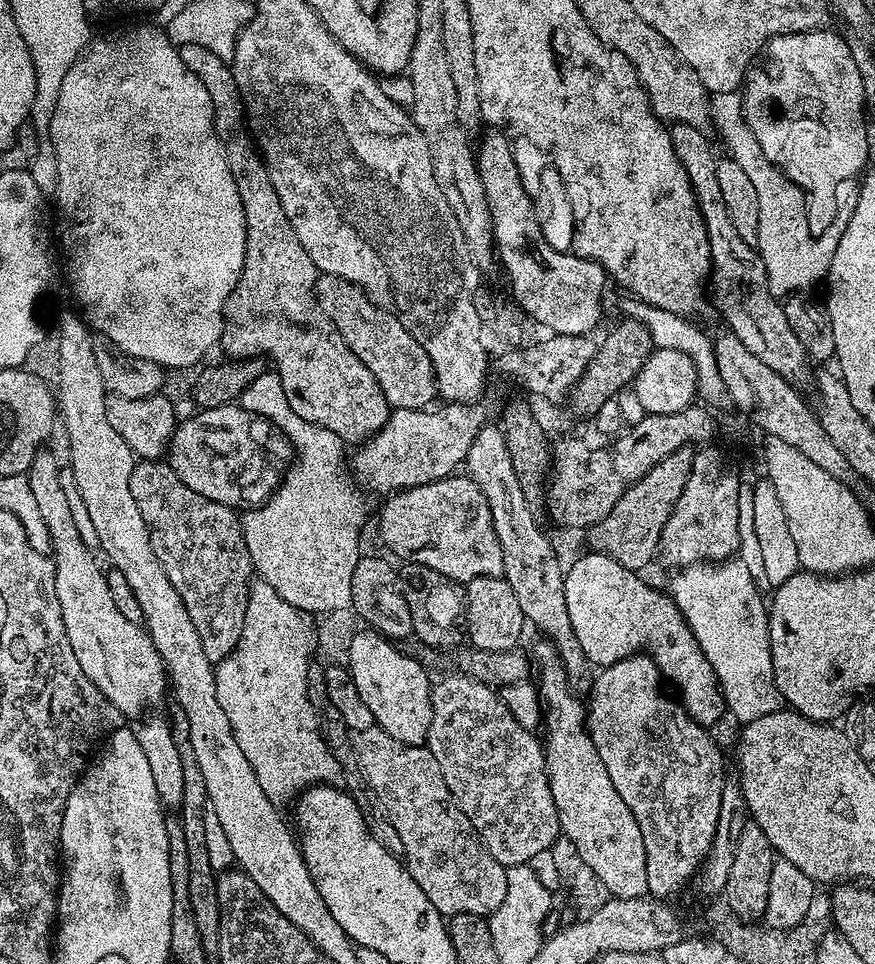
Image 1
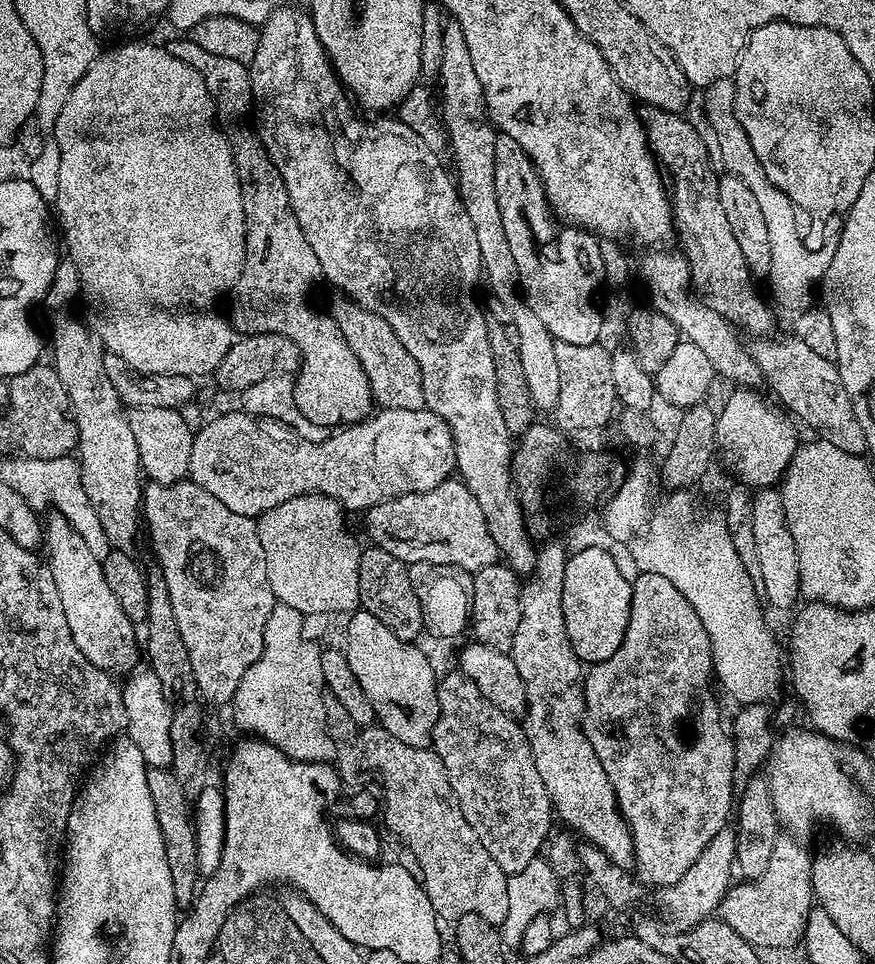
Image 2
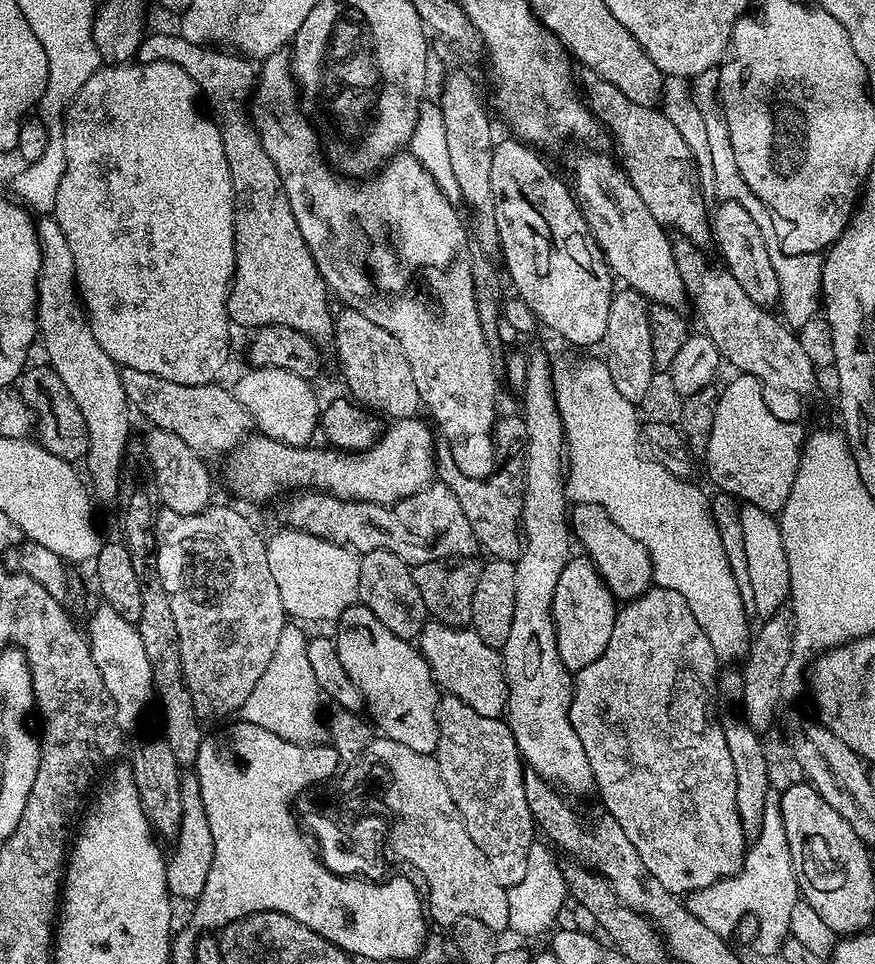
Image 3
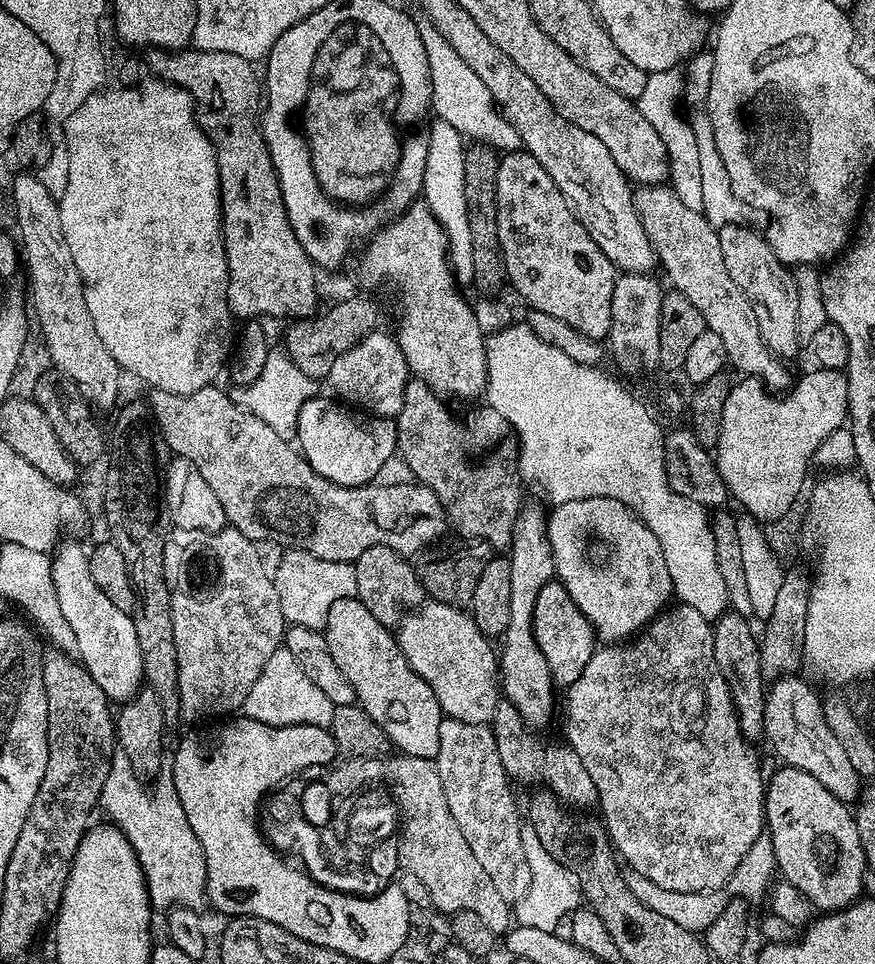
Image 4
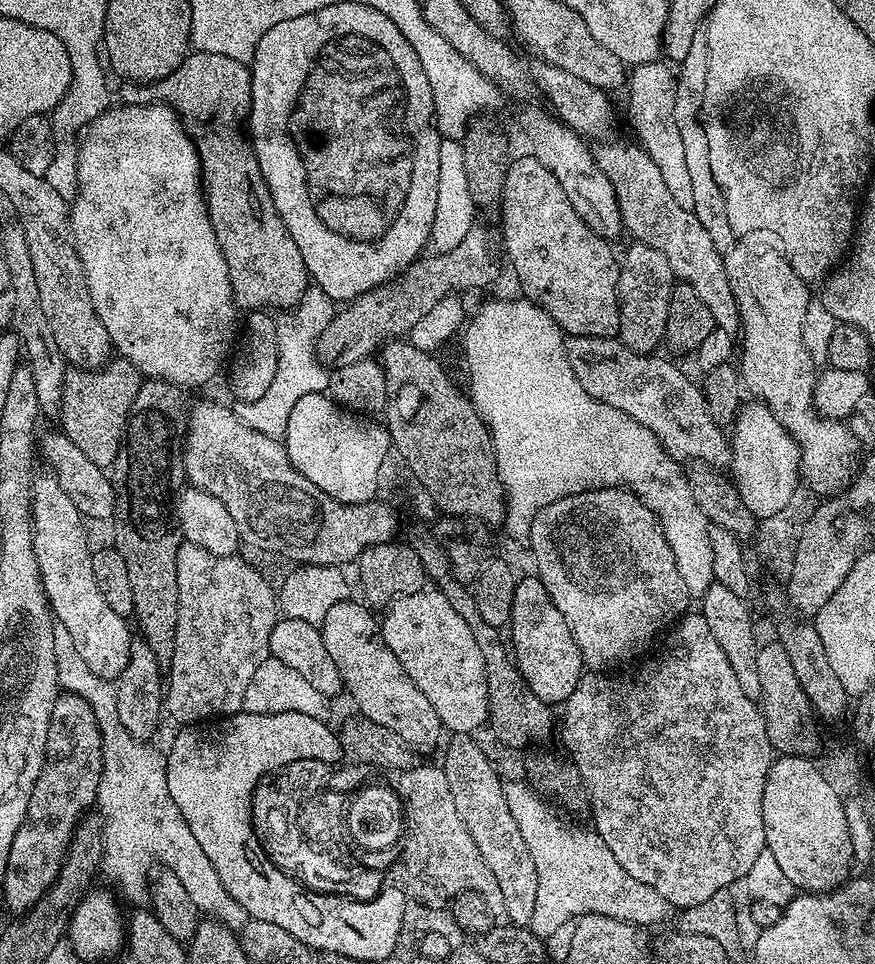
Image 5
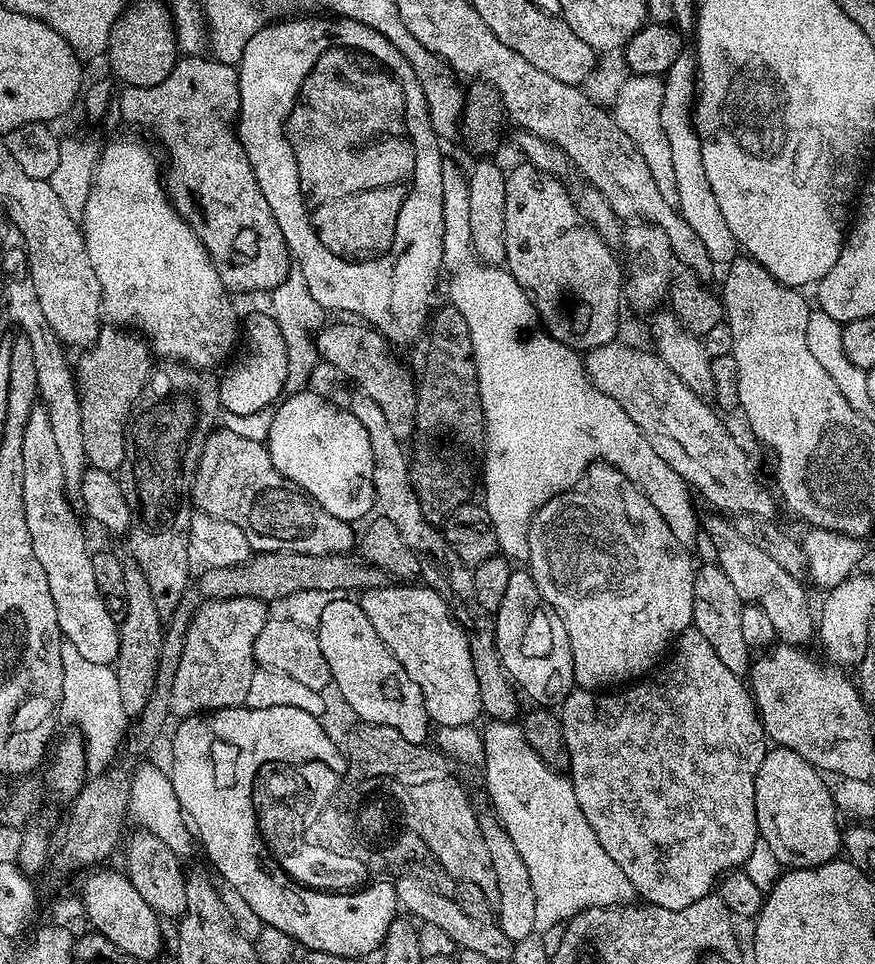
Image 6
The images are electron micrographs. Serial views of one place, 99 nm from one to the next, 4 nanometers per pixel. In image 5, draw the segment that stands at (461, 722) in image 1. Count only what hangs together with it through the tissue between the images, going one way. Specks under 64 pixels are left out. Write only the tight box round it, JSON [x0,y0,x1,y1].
[442,734,538,926]

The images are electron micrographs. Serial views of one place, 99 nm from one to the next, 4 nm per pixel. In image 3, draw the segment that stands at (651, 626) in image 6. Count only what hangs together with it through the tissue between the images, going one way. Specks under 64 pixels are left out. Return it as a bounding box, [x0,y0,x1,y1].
[570,504,653,601]

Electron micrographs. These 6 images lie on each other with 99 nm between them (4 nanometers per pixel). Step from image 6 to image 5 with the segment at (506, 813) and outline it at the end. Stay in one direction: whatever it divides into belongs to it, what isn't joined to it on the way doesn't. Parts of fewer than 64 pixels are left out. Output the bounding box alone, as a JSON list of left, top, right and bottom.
[504,779,670,938]

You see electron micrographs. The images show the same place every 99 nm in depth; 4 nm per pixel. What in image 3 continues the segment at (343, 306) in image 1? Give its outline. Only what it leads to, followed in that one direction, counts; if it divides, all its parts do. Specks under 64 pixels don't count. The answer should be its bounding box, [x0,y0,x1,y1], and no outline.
[334,307,422,419]

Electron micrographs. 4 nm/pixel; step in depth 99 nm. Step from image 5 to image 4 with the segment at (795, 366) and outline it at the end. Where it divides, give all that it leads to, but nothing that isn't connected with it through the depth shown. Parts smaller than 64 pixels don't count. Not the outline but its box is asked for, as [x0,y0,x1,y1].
[719,222,802,358]

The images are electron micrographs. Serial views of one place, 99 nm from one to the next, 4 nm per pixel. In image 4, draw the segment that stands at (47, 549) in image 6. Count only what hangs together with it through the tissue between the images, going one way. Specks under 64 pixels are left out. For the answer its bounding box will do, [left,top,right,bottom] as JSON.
[52,543,145,702]

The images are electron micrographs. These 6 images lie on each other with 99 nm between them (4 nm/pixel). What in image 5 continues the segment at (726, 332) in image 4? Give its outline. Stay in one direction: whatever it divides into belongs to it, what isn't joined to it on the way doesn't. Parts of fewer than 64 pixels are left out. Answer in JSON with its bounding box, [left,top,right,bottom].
[594,140,740,334]

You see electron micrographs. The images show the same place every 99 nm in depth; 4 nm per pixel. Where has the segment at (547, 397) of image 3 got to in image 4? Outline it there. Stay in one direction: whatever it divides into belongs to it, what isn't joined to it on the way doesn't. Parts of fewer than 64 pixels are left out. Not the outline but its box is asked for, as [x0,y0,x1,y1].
[498,503,556,728]

